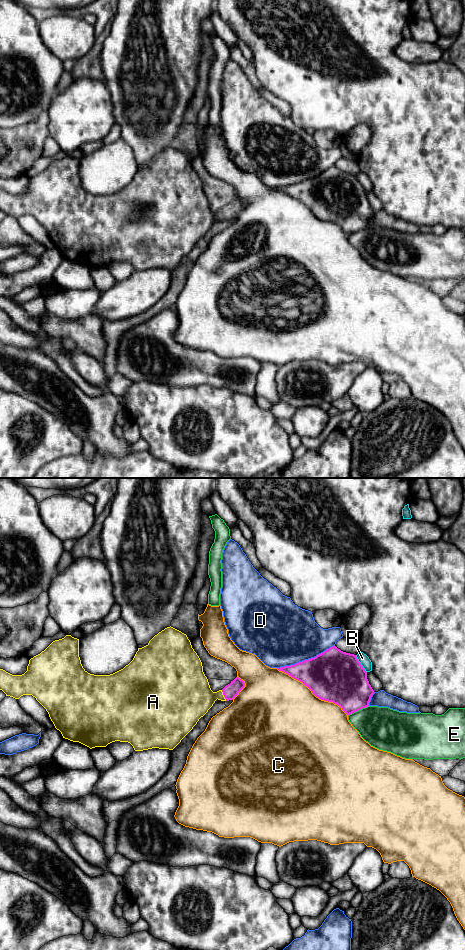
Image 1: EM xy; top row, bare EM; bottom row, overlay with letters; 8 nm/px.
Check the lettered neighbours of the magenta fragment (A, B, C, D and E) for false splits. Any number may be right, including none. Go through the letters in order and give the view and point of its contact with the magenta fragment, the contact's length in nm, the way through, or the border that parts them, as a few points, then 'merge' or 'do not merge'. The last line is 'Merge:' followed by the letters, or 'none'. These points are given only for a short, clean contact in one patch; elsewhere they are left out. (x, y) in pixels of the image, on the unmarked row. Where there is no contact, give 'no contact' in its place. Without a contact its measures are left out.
A: contact xy (223, 214); length 100 nm; way xy (230, 211), (223, 214), (211, 217), (192, 217); merge
B: contact xy (360, 184); length 170 nm; do not merge
C: contact xy (312, 212); length 700 nm; do not merge
D: contact xy (305, 180); length 500 nm; do not merge
E: contact xy (358, 230); length 190 nm; do not merge
Merge: A

